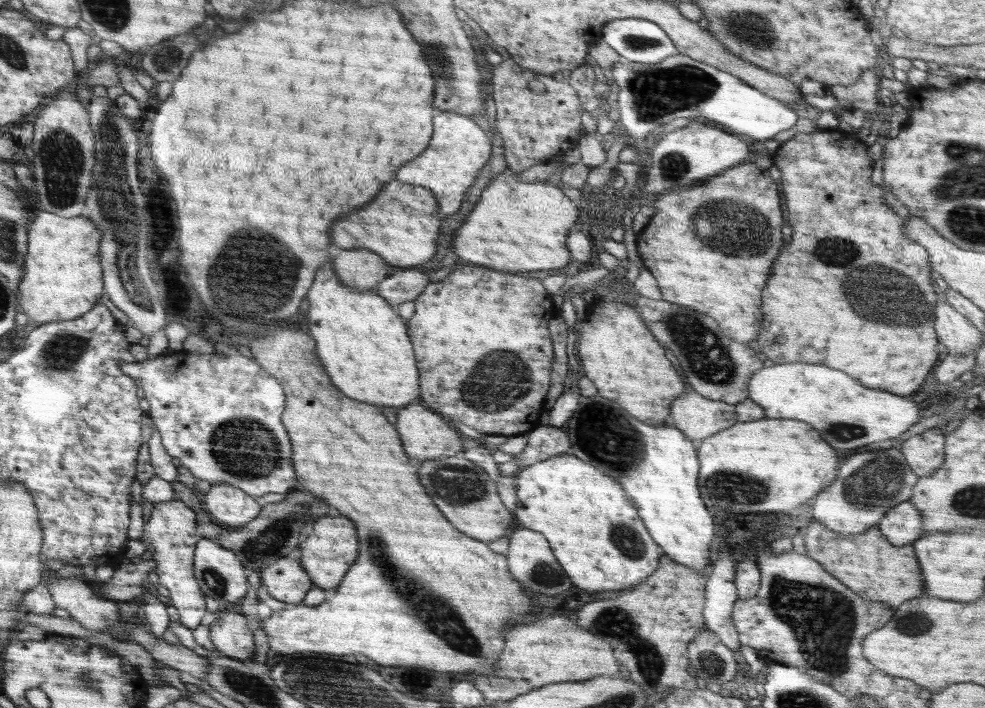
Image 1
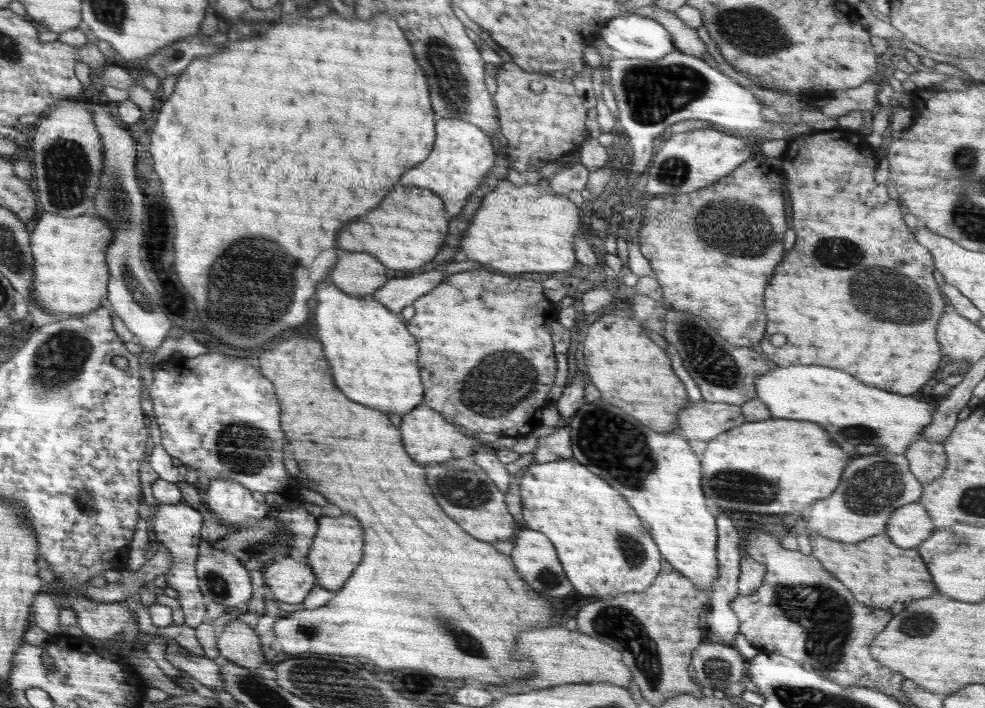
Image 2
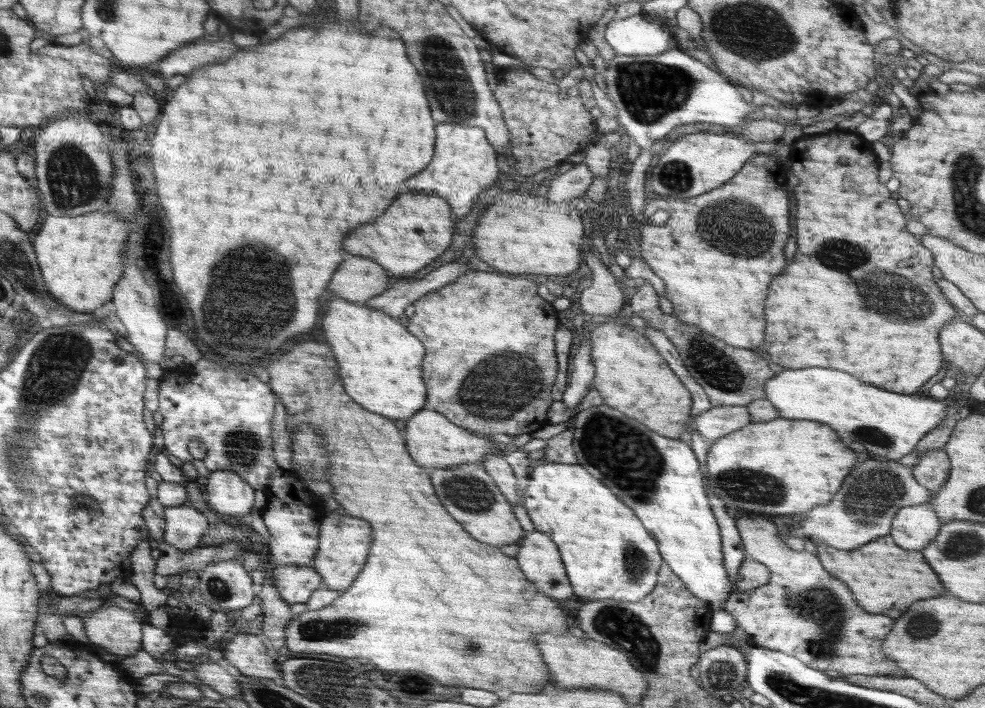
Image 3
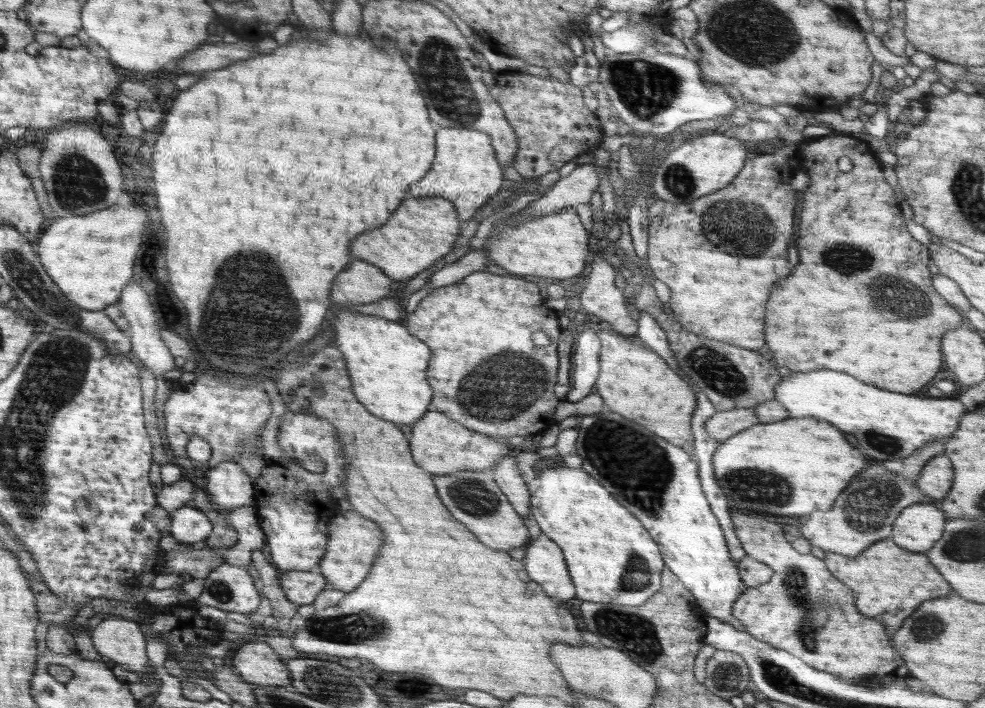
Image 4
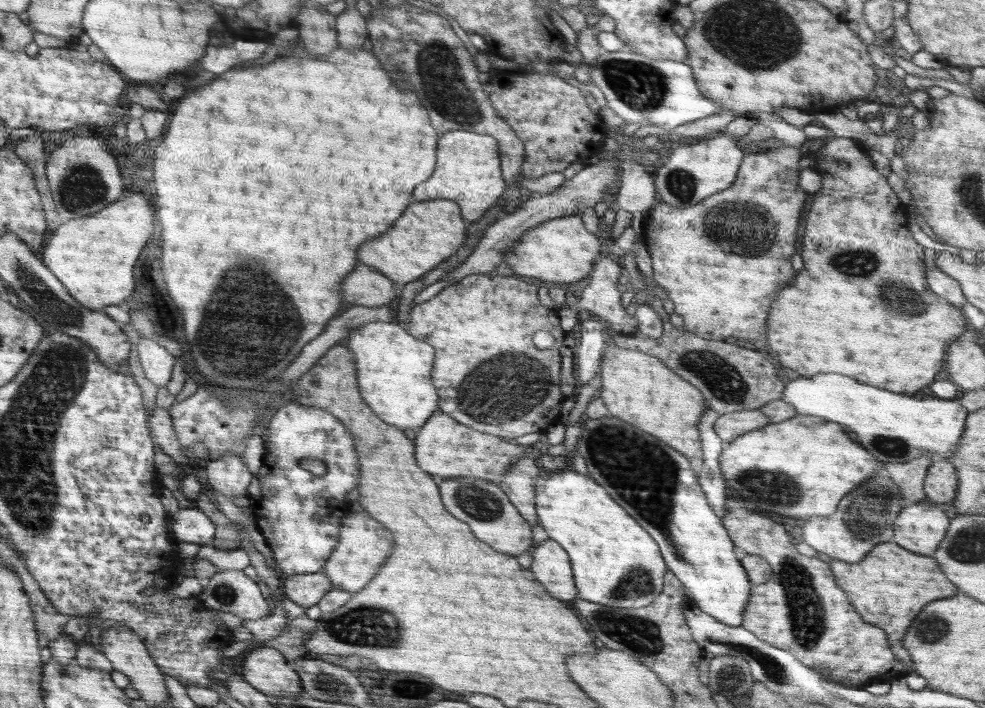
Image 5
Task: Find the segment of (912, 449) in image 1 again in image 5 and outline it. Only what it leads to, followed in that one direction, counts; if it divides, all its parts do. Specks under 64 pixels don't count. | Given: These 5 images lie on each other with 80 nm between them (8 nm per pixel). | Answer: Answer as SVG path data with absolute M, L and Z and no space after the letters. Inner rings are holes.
M936 459L929 466L923 491L934 505L948 507L956 496L958 475L954 465L948 459Z

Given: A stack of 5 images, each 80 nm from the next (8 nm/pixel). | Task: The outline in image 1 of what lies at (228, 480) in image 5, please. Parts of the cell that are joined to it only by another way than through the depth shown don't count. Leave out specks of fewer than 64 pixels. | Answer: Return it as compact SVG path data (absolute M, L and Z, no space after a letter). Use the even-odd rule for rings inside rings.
M213 484L206 493L205 508L208 513L213 516L218 523L224 523L228 526L243 527L246 523L250 523L260 516L263 507L259 506L256 498L245 493L242 489L236 488L229 484Z

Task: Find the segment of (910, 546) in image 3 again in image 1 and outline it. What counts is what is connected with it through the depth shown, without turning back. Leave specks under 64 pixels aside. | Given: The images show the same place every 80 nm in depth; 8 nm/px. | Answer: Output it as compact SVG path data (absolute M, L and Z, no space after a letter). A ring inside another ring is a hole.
M910 501L890 508L876 527L890 544L896 546L913 544L923 536L922 515Z

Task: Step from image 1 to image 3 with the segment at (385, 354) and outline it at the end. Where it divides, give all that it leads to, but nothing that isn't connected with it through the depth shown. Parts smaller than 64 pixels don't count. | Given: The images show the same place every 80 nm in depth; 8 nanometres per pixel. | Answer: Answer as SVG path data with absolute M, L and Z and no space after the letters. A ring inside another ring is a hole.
M332 298L324 310L322 324L326 342L340 356L339 377L346 391L370 412L380 412L390 420L408 420L426 407L428 388L422 380L422 342L408 334L392 316L365 304Z

